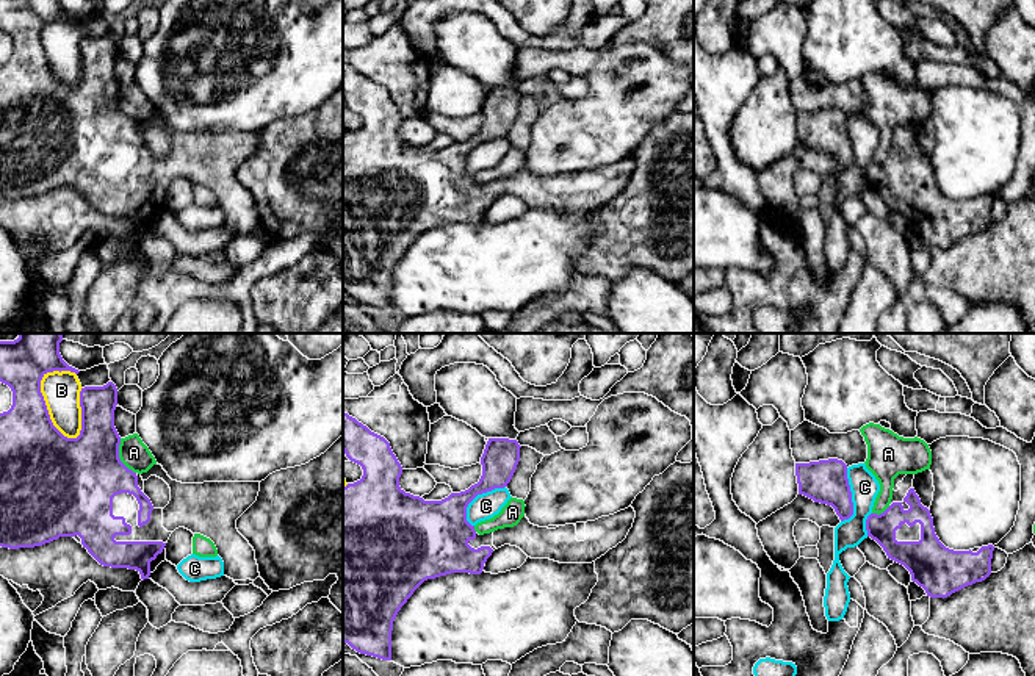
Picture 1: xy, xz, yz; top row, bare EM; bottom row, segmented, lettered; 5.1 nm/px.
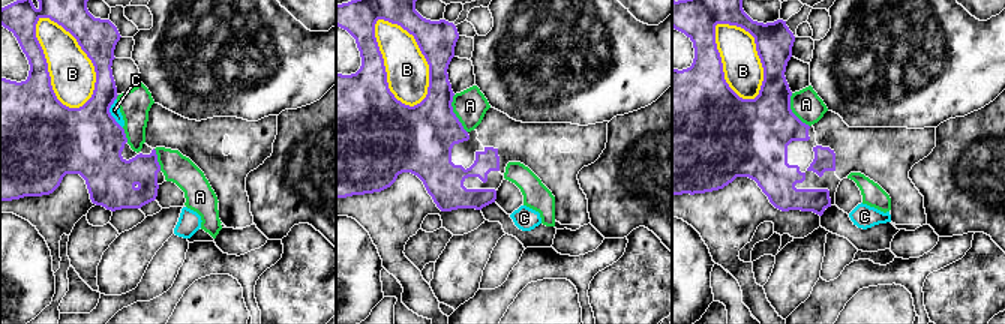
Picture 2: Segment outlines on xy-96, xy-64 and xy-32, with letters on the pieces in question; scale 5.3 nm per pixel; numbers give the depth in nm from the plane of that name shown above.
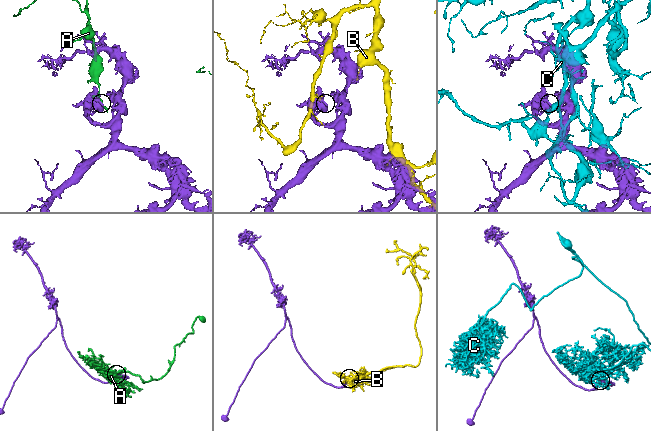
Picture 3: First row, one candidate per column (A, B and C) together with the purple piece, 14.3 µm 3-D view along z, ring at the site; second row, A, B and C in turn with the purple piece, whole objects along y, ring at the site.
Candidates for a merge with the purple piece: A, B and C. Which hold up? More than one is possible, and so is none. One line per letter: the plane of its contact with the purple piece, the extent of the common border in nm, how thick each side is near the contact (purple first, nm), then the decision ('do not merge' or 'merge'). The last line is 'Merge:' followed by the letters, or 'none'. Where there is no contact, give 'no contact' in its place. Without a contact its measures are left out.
A: xy | 200 nm | 420/150 nm | do not merge
B: xy | 380 nm | 360/190 nm | do not merge
C: xz | 280 nm | 300/140 nm | do not merge
Merge: none

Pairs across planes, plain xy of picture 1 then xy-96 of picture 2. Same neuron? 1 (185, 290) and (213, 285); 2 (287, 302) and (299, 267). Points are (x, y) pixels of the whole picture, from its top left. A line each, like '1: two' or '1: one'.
1: two
2: one

